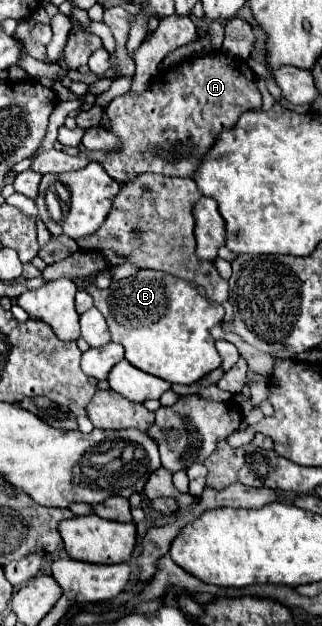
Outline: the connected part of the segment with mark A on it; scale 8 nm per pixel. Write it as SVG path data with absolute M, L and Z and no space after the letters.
M224 52L194 56L162 70L144 92L122 94L108 104L110 132L120 140L118 150L82 150L70 156L50 148L34 158L32 170L40 174L60 174L80 170L90 162L100 162L120 184L144 172L192 178L222 130L230 130L244 110L260 106L262 96L254 82L254 72L244 60L230 58Z

